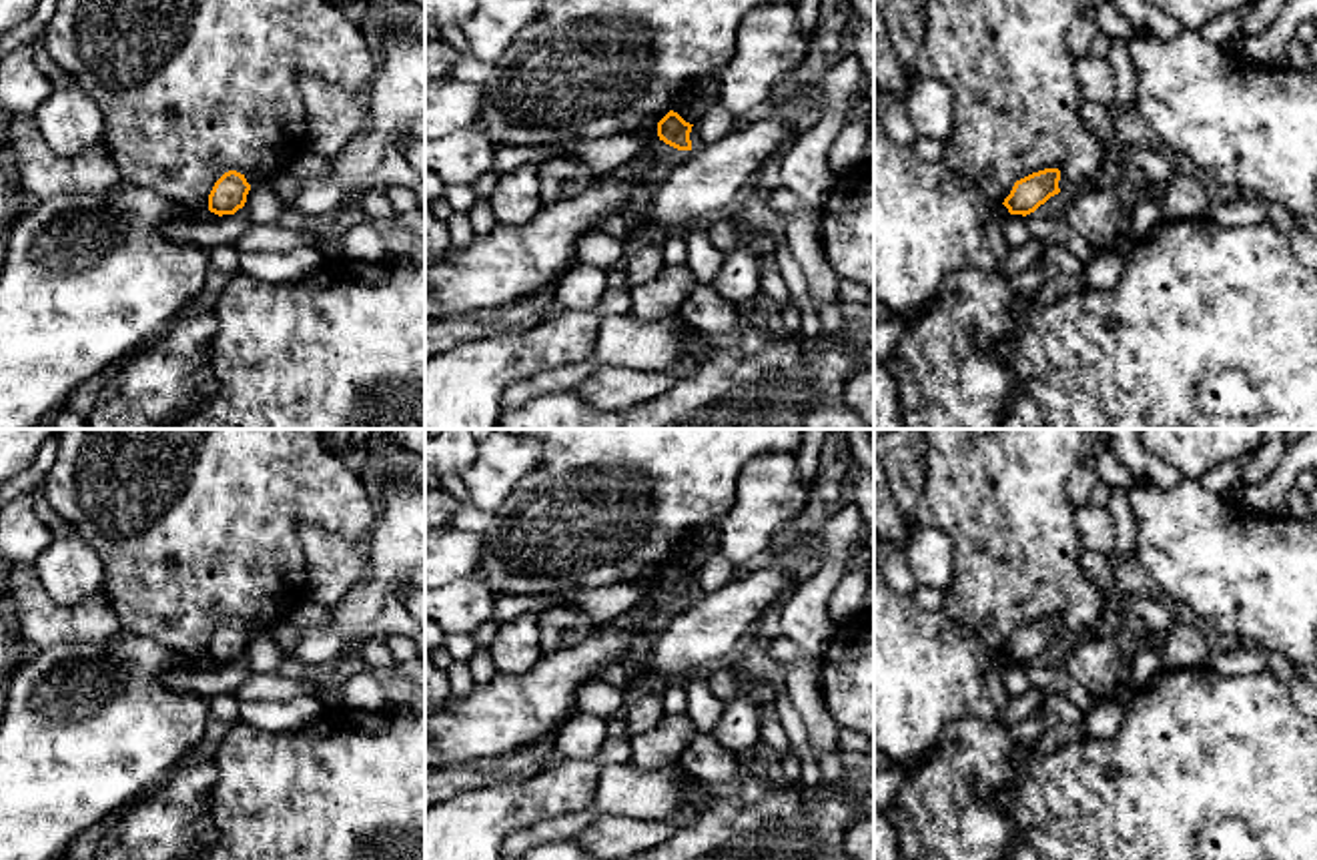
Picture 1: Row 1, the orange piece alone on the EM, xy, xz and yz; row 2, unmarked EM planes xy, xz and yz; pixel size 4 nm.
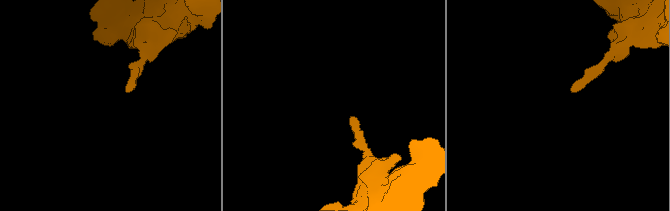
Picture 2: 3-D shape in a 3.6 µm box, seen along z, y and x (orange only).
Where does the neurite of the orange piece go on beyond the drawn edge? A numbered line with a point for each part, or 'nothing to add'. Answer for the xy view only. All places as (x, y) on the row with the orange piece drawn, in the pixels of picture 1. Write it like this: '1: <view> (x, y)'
nothing to add

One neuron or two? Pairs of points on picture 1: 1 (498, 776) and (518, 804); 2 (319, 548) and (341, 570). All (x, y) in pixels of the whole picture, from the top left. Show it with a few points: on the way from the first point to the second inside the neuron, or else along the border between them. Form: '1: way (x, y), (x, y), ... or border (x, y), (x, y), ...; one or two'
1: border (550, 766), (520, 782), (482, 786), (460, 794); two
2: way (325, 554), (335, 564); one

